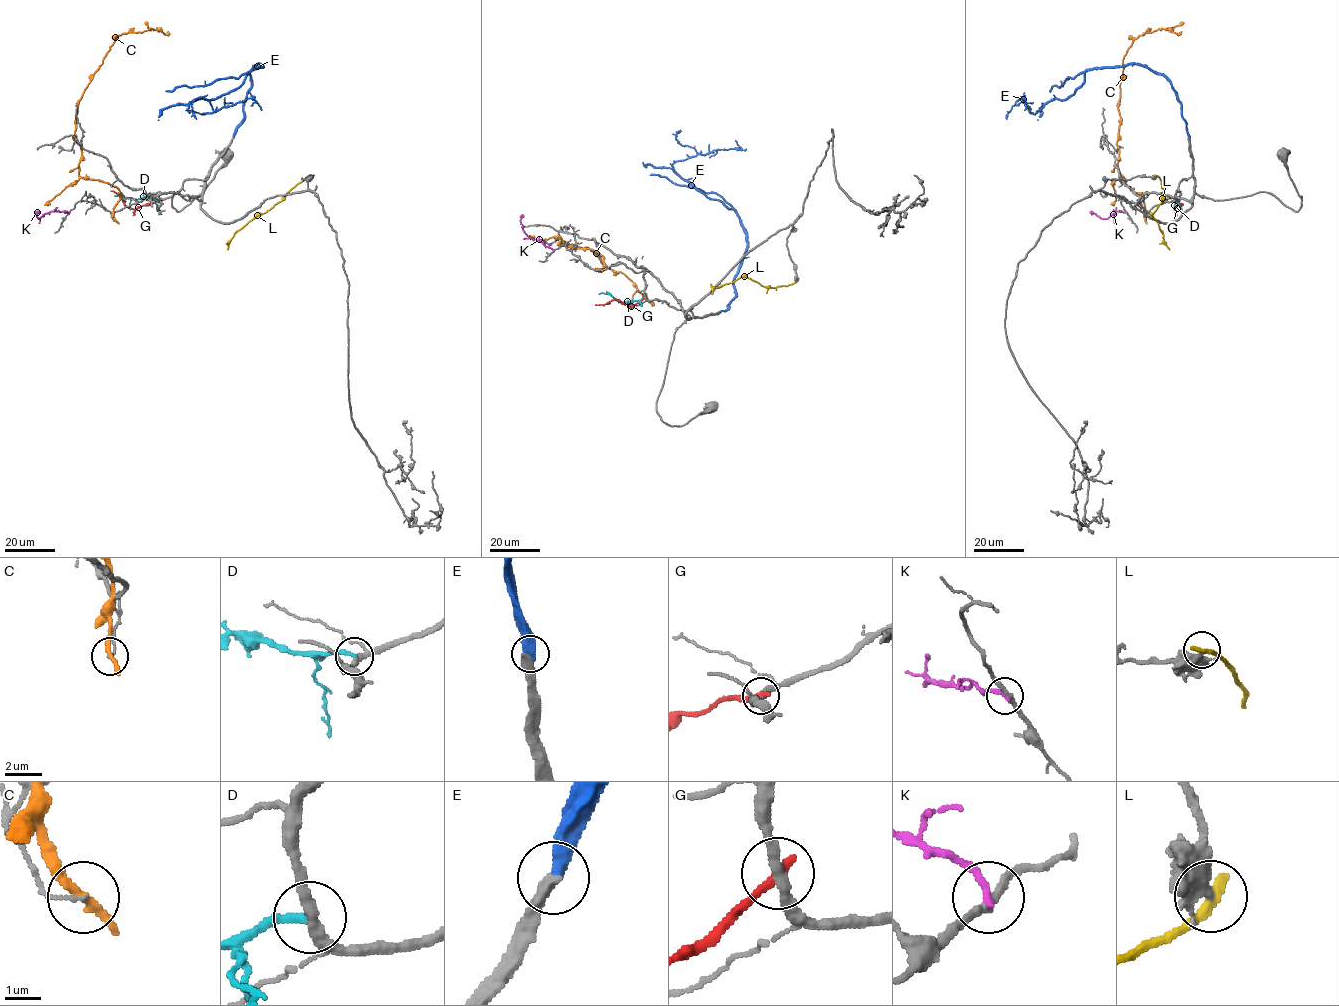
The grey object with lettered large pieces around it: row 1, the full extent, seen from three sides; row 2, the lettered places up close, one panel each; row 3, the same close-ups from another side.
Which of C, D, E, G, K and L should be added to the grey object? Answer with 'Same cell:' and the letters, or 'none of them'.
Same cell: E

